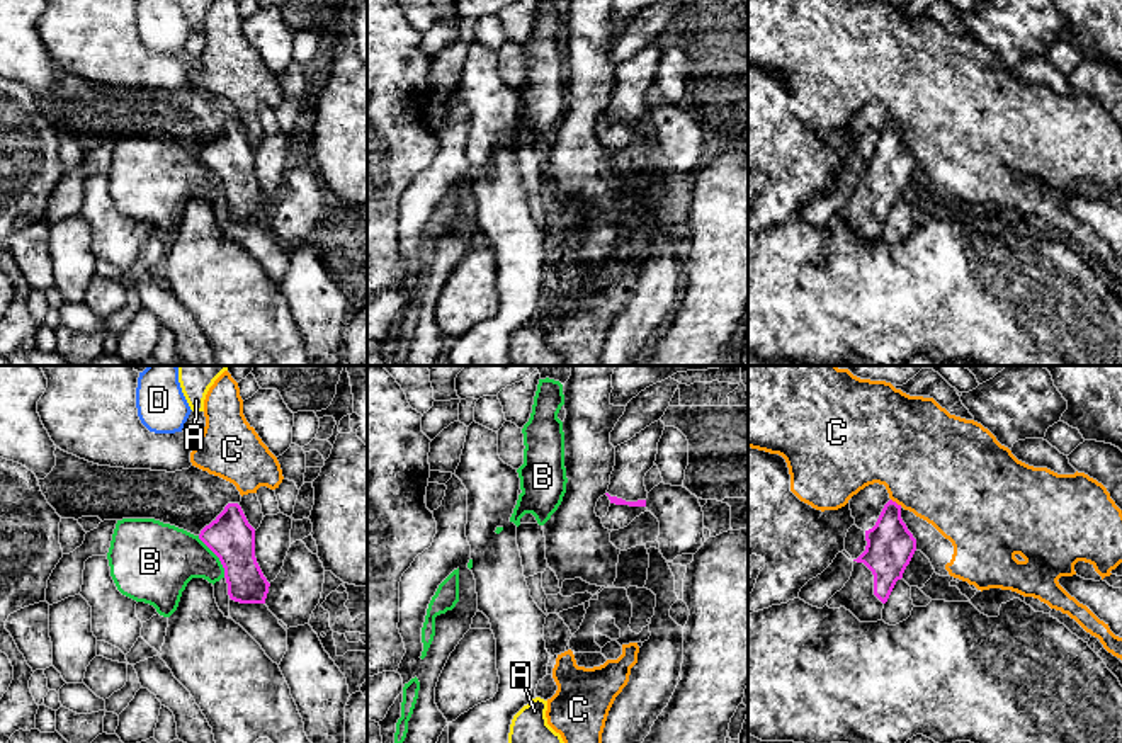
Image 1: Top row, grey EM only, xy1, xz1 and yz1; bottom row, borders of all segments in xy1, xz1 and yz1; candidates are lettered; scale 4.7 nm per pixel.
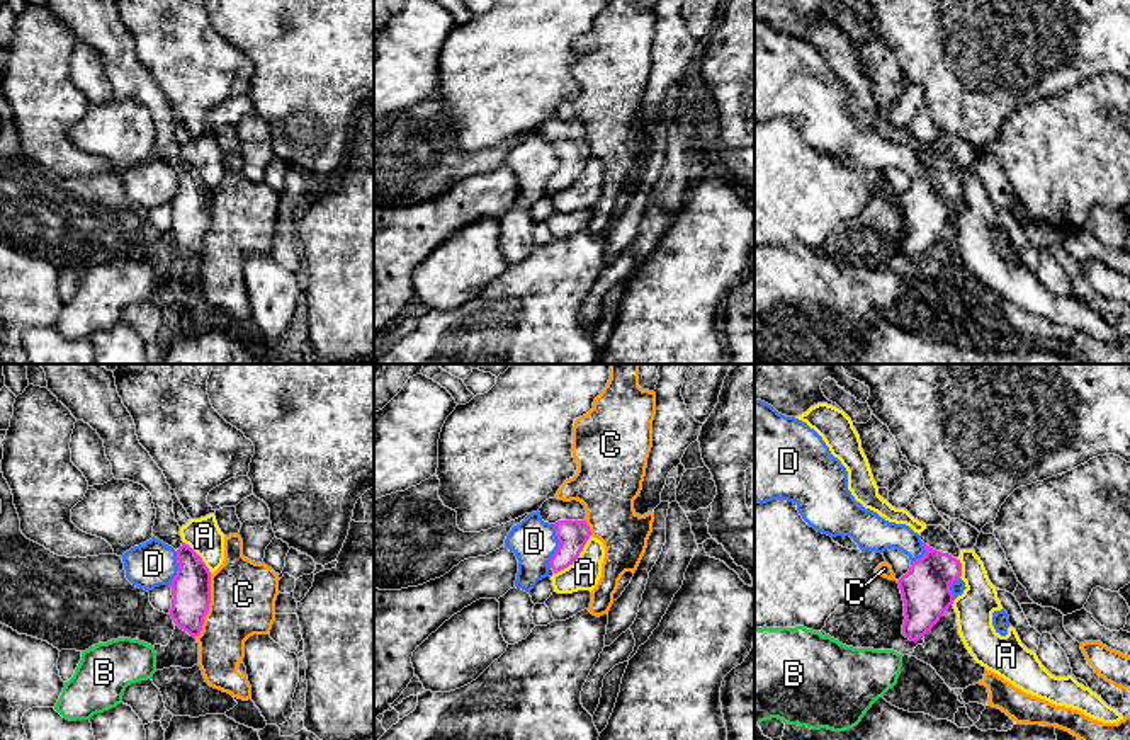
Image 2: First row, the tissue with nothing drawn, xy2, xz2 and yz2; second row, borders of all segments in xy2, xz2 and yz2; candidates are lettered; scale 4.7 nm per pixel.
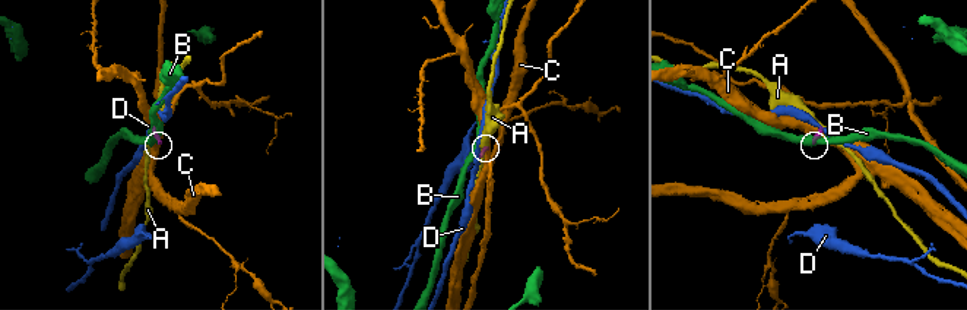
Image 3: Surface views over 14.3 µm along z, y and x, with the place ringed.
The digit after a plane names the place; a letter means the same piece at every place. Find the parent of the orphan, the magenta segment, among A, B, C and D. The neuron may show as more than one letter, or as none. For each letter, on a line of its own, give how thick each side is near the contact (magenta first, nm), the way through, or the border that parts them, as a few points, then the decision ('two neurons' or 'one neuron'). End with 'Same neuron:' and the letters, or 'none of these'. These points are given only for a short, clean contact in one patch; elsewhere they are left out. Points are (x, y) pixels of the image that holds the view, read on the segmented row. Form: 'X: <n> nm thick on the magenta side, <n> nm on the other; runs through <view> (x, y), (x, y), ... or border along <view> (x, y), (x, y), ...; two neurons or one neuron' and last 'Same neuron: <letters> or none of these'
A: 140 nm thick on the magenta side, 150 nm on the other; border along xz2 (590, 535), (580, 555), (554, 574); two neurons
B: 220 nm thick on the magenta side, 320 nm on the other; border along xy1 (198, 536), (218, 558), (225, 577); two neurons
C: 190 nm thick on the magenta side, 320 nm on the other; two neurons
D: 140 nm thick on the magenta side, 220 nm on the other; border along xz2 (554, 524), (558, 550), (549, 567); two neurons
Same neuron: none of these

